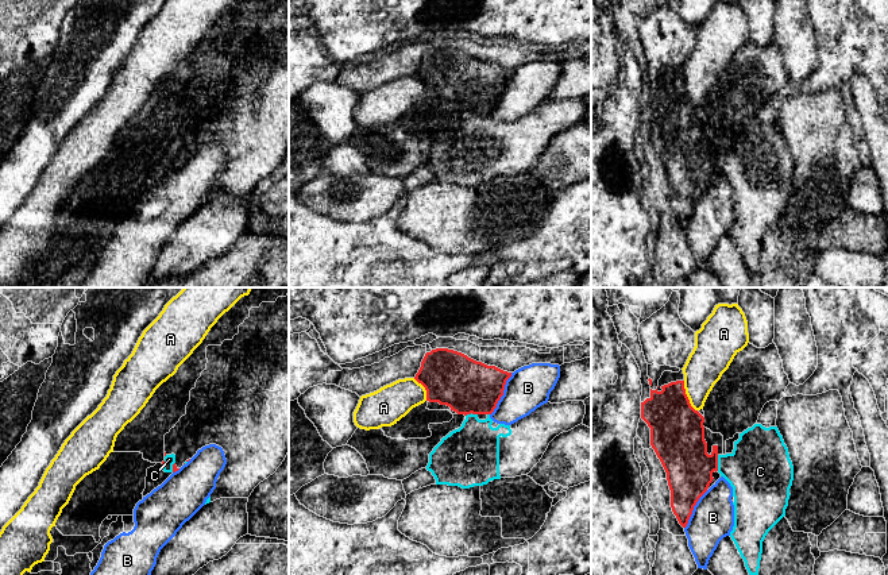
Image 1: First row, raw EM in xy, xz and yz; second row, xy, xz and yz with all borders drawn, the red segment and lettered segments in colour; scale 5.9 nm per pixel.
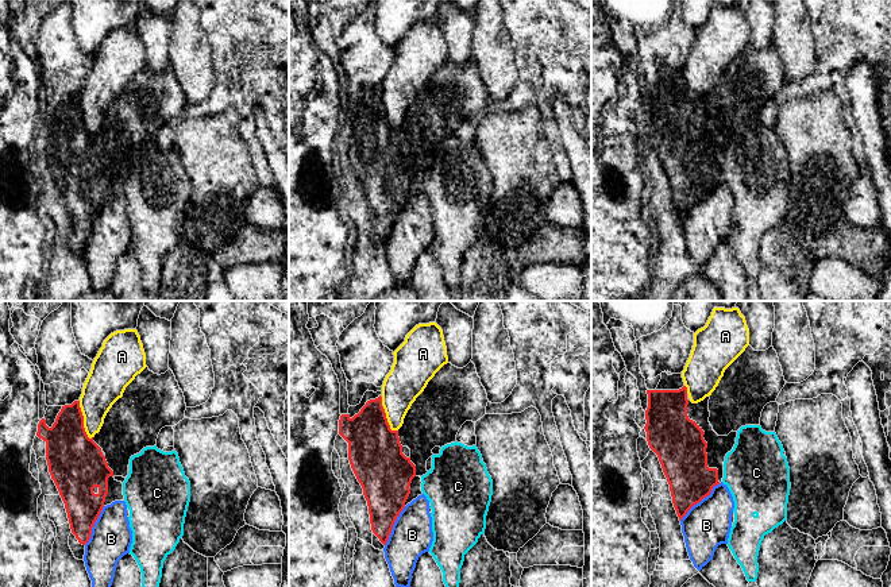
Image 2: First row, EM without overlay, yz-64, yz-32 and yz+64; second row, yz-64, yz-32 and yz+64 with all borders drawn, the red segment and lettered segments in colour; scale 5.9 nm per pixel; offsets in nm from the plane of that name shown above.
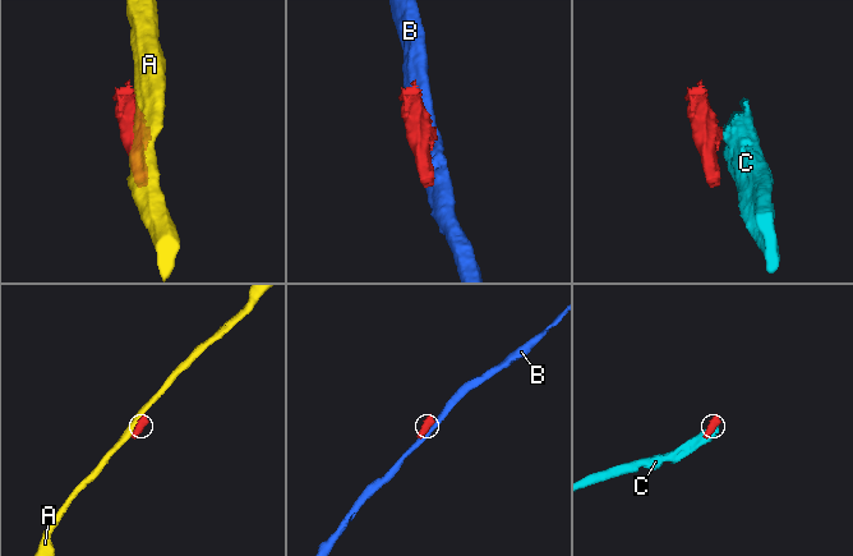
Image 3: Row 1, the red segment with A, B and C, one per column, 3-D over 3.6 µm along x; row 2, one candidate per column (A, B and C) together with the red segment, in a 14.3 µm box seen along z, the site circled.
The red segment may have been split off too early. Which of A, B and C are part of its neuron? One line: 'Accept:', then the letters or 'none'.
Accept: none

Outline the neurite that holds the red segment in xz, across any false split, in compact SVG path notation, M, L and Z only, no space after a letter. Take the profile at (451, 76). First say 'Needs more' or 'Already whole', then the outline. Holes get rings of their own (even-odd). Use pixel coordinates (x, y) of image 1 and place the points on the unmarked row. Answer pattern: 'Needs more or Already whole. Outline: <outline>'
Already whole. Outline: M436 46L425 51L414 77L425 85L426 99L467 113L491 112L510 74L462 50Z

